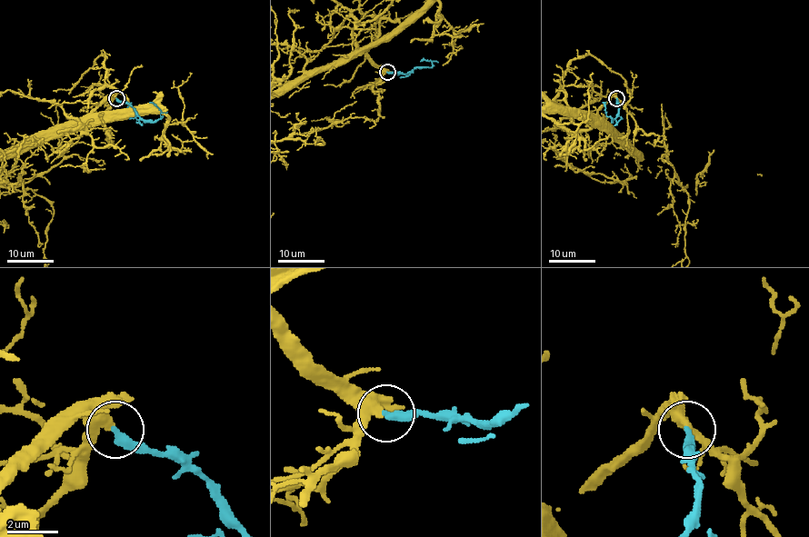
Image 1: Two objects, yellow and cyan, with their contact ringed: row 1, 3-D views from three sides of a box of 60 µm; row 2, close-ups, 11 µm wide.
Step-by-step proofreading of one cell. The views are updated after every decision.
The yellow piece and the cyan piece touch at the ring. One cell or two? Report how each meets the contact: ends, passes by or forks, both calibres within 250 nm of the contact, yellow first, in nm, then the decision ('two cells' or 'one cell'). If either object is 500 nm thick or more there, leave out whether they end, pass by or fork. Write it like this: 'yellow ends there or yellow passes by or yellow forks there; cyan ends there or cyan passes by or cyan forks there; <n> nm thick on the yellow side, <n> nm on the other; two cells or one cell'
yellow passes by; cyan ends there; 320 nm thick on the yellow side, 340 nm on the other; one cell

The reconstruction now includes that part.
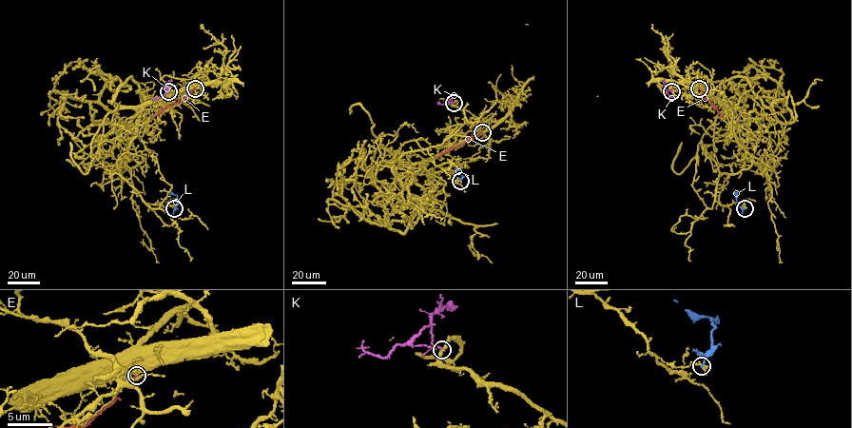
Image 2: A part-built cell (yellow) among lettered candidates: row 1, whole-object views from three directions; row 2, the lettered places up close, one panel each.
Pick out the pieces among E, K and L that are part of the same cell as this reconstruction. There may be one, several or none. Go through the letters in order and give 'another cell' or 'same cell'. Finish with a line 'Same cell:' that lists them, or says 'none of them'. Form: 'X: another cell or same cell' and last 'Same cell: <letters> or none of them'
E: another cell
K: another cell
L: another cell
Same cell: none of them

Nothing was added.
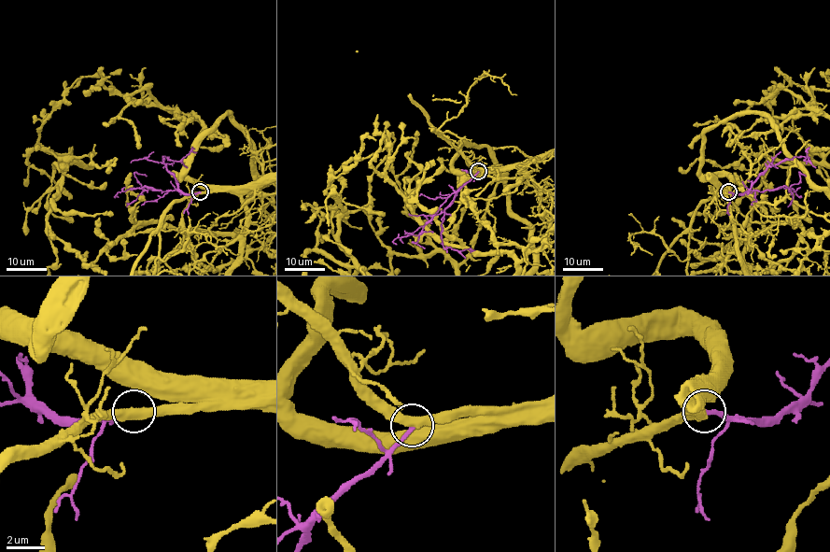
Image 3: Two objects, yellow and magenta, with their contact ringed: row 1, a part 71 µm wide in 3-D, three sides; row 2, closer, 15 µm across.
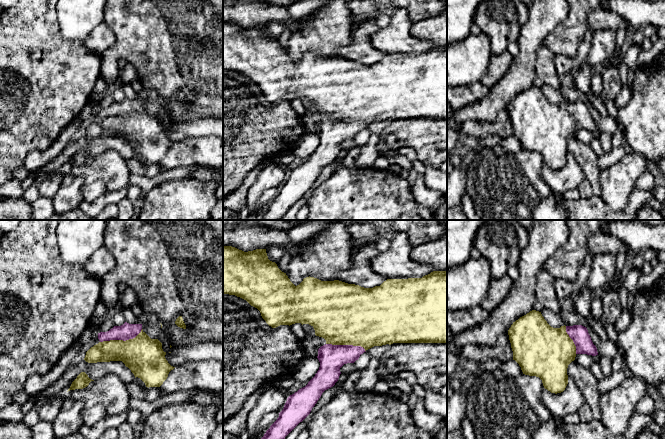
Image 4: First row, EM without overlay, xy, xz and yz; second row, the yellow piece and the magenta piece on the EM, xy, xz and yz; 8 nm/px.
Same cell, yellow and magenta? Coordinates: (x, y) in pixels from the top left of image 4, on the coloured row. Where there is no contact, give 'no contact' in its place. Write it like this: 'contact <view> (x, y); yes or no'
contact xy (121, 340); yes

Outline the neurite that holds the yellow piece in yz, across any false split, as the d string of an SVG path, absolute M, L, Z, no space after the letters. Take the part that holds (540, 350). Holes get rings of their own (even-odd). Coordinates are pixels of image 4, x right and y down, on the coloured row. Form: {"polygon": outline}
{"polygon": "M532 310L508 330L515 360L523 374L542 380L545 389L561 393L568 384L567 368L577 354L598 355L586 327L551 327L541 312Z"}

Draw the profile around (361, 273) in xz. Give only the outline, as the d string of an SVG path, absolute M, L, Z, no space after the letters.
M352 244L352 266L350 269L342 271L337 280L364 288L380 286L386 279L376 274L371 267L371 260L380 253L374 245L357 247Z

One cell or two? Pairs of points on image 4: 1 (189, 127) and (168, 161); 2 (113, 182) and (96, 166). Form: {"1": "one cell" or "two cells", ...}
{"1": "two cells", "2": "one cell"}

